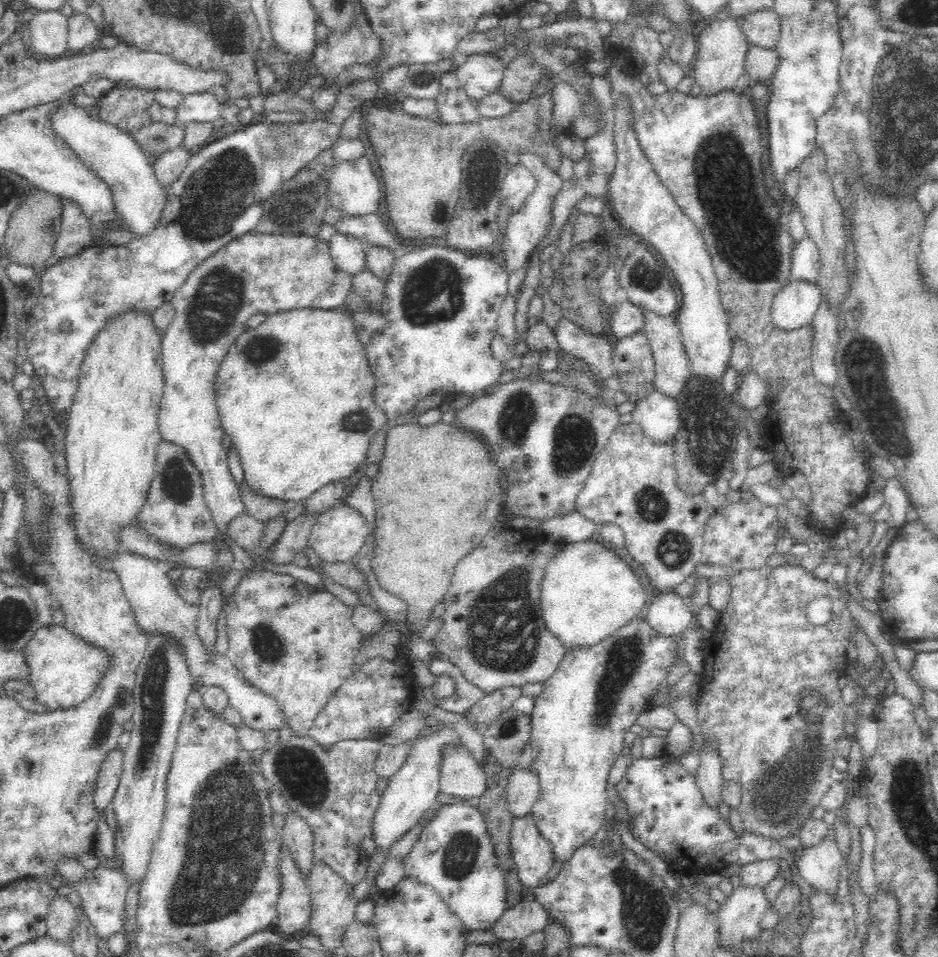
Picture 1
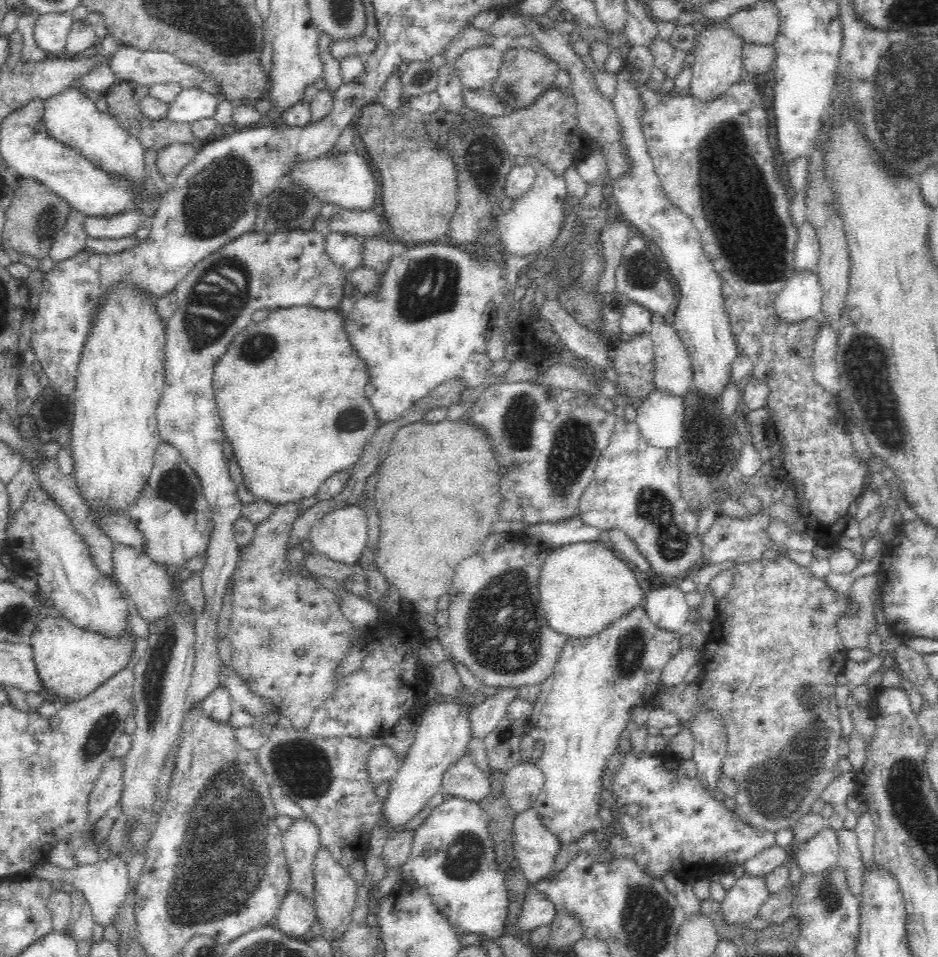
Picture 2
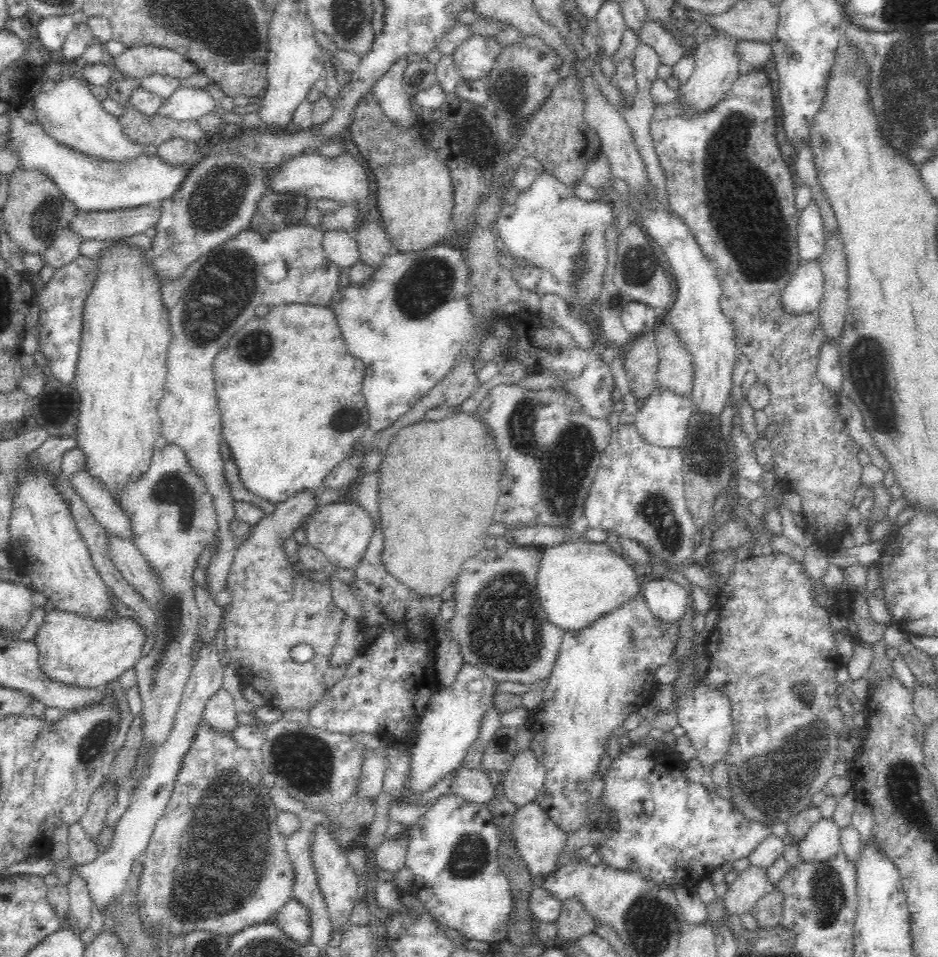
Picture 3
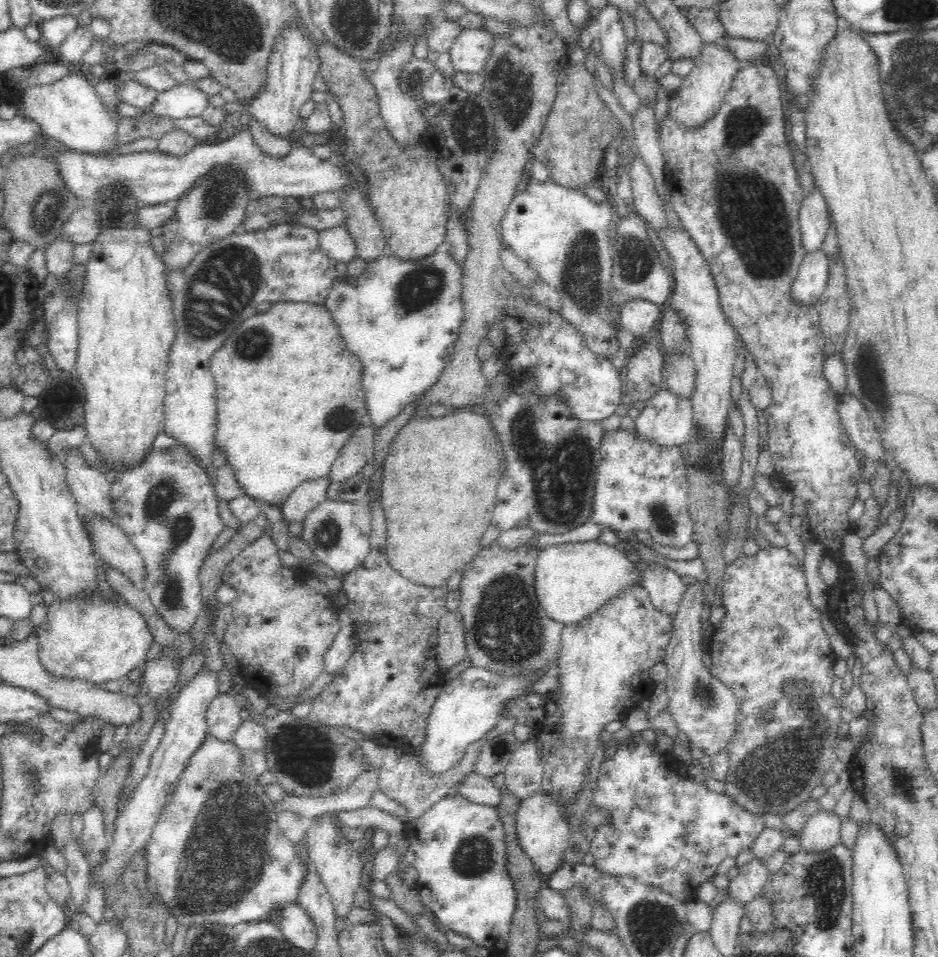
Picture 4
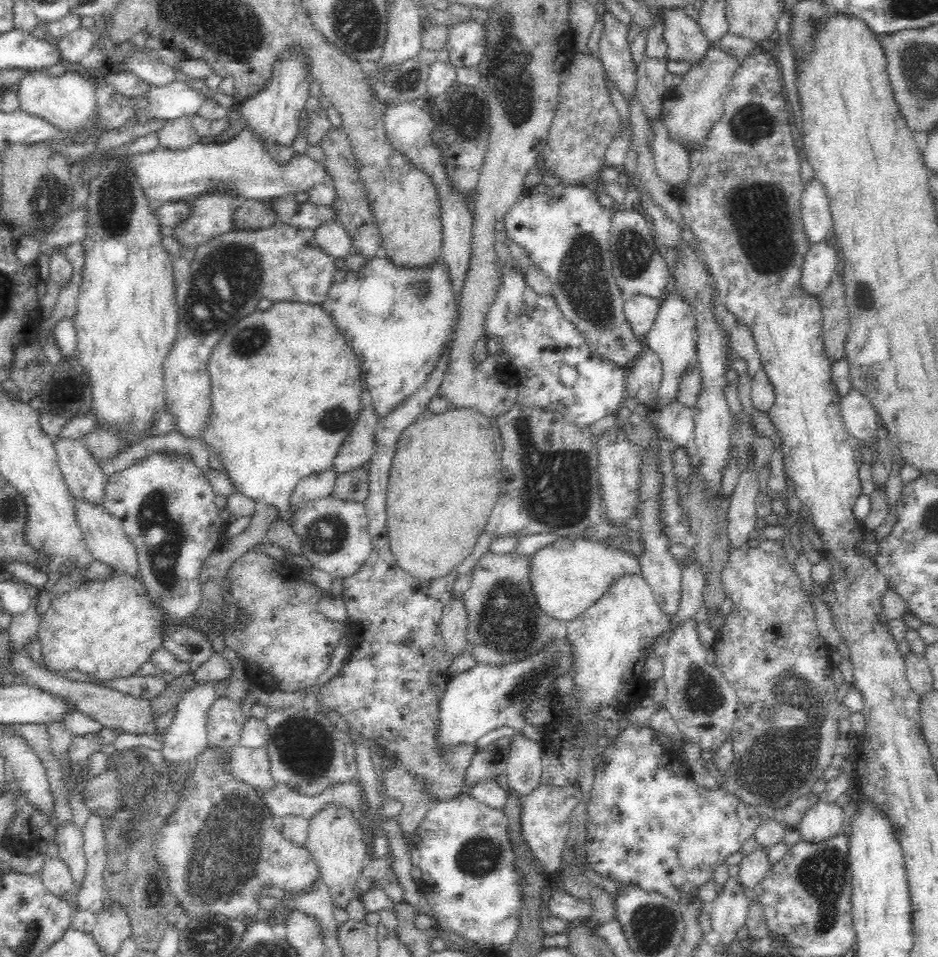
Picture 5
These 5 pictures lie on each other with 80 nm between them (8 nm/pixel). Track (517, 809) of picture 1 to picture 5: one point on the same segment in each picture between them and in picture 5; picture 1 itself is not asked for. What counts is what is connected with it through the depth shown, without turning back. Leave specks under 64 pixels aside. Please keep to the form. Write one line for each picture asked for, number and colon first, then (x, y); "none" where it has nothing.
2: (522, 784)
3: (522, 781)
4: (524, 773)
5: (524, 767)

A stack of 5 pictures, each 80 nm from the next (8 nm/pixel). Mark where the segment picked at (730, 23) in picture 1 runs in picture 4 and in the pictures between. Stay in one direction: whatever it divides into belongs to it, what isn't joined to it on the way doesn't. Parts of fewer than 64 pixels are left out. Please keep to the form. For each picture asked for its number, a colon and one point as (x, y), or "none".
2: (718, 59)
3: (716, 63)
4: (697, 100)

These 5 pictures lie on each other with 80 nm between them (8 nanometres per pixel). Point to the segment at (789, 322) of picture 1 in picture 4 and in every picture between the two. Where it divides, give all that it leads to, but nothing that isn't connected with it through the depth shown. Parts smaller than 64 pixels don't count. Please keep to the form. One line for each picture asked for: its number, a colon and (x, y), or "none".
2: (800, 298)
3: (803, 294)
4: (813, 274)

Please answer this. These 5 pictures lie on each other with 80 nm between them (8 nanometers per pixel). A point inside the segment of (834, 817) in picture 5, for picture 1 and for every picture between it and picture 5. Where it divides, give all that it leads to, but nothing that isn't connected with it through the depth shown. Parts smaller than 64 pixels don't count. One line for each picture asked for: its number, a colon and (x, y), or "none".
1: (819, 864)
2: (821, 853)
3: (822, 840)
4: (822, 831)

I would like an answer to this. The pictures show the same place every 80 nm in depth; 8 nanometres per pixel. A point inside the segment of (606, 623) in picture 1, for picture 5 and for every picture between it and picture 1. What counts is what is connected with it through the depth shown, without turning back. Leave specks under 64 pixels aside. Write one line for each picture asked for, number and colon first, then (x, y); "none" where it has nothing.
2: (583, 586)
3: (577, 581)
4: (571, 580)
5: (567, 576)

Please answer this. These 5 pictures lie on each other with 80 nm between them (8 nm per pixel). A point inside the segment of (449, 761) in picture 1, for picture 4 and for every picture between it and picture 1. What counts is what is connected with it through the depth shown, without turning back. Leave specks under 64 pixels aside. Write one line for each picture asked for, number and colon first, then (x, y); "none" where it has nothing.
2: (464, 780)
3: (474, 786)
4: (479, 790)

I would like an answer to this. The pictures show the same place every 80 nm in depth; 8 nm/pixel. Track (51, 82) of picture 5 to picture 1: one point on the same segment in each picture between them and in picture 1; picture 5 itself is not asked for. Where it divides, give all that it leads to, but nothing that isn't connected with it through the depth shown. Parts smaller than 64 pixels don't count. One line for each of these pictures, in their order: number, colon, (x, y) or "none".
1: (113, 154)
2: (69, 115)
3: (68, 111)
4: (69, 110)

